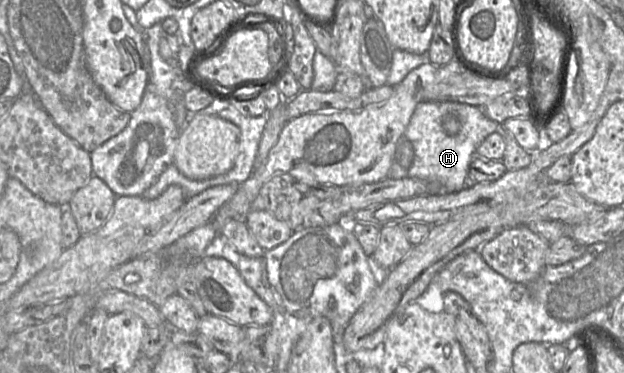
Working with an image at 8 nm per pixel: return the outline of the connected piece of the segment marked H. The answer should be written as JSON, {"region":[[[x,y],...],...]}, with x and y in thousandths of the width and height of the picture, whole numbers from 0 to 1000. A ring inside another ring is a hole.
{"region":[[[713,271],[673,276],[649,354],[649,373],[662,391],[662,434],[654,453],[647,450],[639,434],[636,399],[622,475],[628,480],[663,475],[691,493],[705,493],[708,501],[705,520],[731,517],[756,493],[766,493],[752,488],[756,424],[777,370],[803,343],[804,332],[780,316],[774,292],[768,287]],[[718,303],[731,303],[739,324],[739,349],[731,365],[721,365],[712,346],[710,322]]]}

